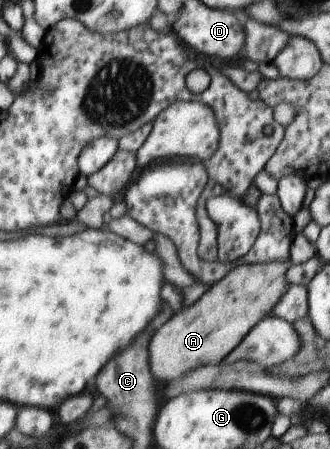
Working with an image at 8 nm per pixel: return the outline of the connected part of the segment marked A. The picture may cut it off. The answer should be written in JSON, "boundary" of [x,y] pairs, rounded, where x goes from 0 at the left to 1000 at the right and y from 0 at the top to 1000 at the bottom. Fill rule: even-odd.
{"boundary":[[[876,581],[858,586],[782,586],[773,590],[736,590],[706,601],[676,628],[658,628],[615,664],[603,664],[585,682],[548,690],[530,699],[458,757],[452,784],[458,784],[458,811],[470,815],[470,837],[482,846],[518,851],[548,842],[555,833],[573,833],[579,824],[597,824],[627,811],[670,811],[691,797],[733,764],[745,751],[773,733],[785,717],[812,706],[818,690],[845,670],[864,641],[864,601],[879,595]]]}

